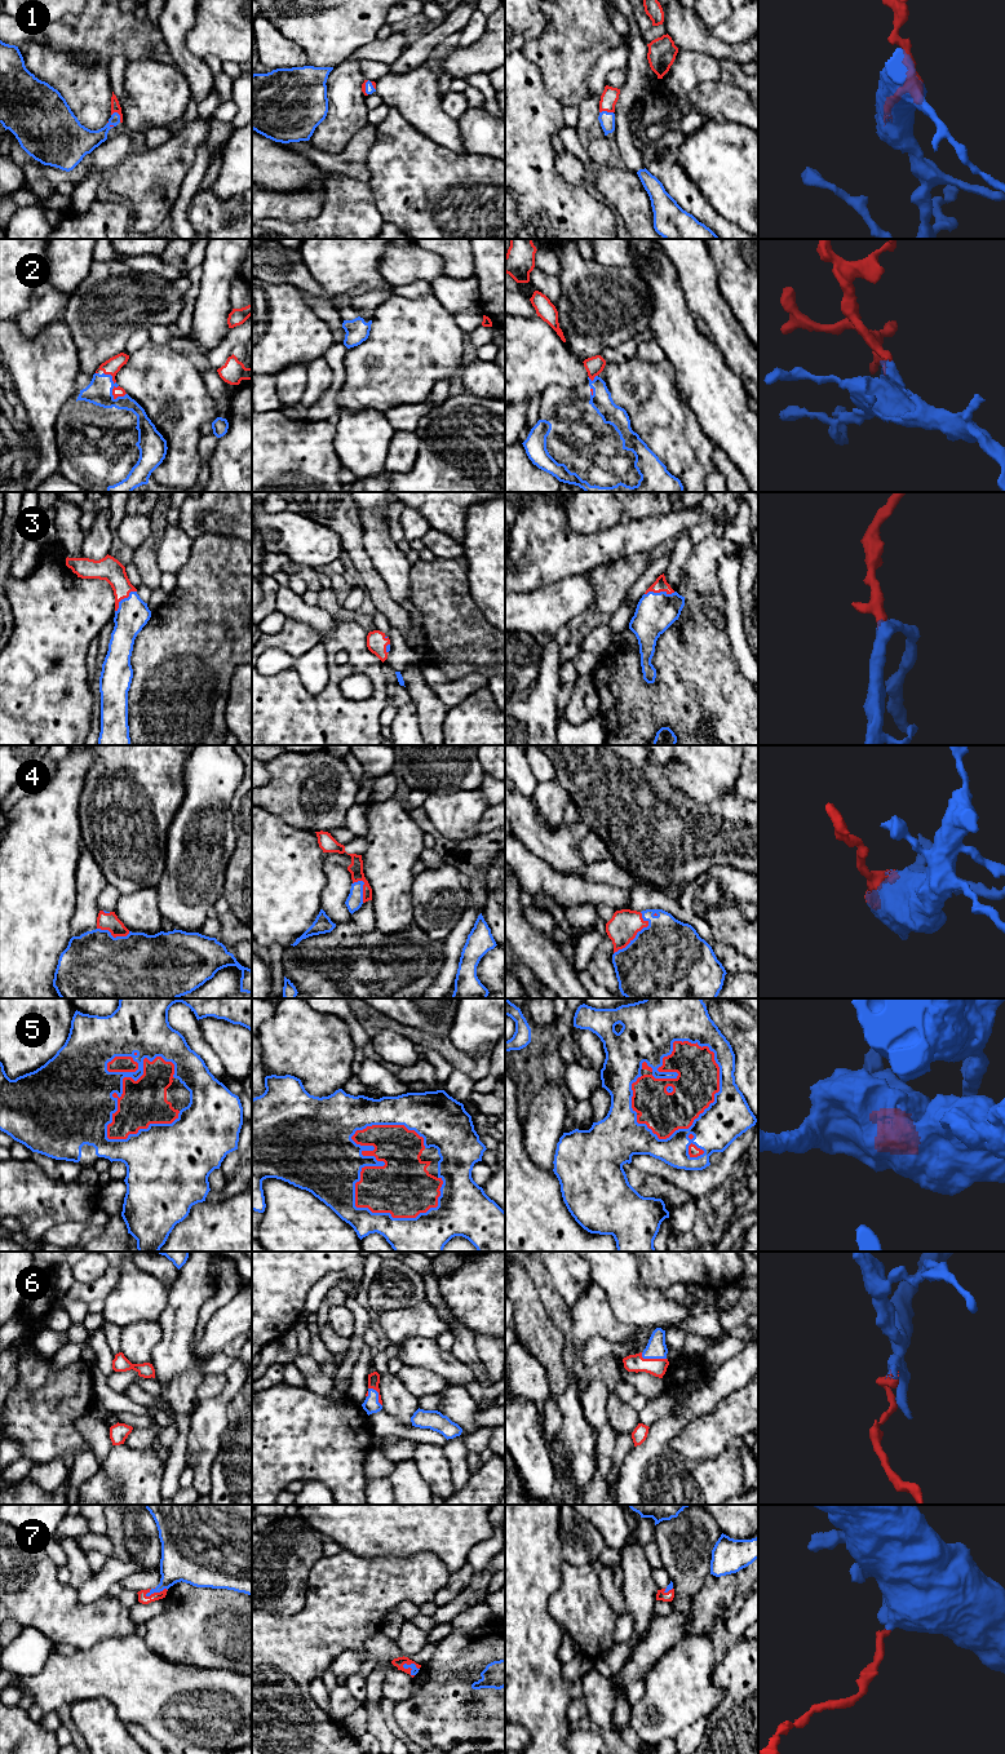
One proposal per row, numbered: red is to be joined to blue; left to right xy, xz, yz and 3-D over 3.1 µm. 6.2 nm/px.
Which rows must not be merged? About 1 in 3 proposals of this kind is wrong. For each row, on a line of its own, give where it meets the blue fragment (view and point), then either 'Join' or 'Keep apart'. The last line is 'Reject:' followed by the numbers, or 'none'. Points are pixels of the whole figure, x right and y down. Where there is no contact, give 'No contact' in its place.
1: Touches blue at xy (119, 116). Join
2: Touches blue at xy (113, 388). Join
3: Touches blue at yz (660, 592). Join
4: Touches blue at yz (637, 934). Join
5: Touches blue at xz (354, 1185). Join
6: Touches blue at yz (652, 1358). Join
7: Touches blue at xz (411, 1664). Join
Reject: none

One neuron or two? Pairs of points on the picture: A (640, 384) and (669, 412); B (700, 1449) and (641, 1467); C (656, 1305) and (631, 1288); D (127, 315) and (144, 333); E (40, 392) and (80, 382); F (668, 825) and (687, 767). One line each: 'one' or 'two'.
A: one
B: two
C: one
D: two
E: two
F: two

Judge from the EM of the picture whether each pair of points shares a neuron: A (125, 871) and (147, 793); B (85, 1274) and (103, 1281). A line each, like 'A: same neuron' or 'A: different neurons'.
A: same neuron
B: different neurons

